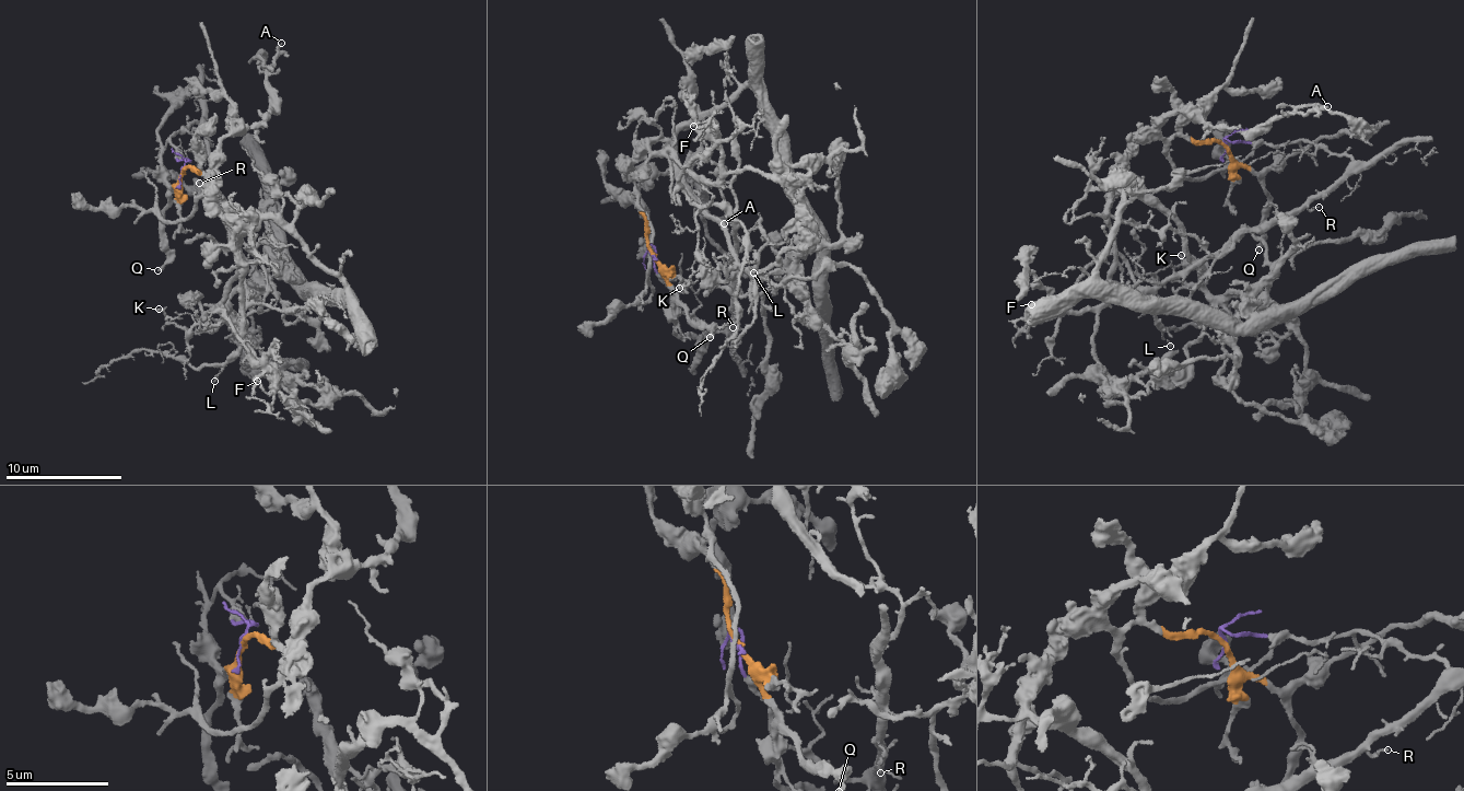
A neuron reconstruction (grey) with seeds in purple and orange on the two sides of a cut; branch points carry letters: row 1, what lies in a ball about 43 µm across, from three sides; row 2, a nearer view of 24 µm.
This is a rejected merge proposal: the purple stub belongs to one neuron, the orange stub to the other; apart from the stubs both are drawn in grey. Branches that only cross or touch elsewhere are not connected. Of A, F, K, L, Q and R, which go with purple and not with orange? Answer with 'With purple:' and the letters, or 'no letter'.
With purple: K, L, R

